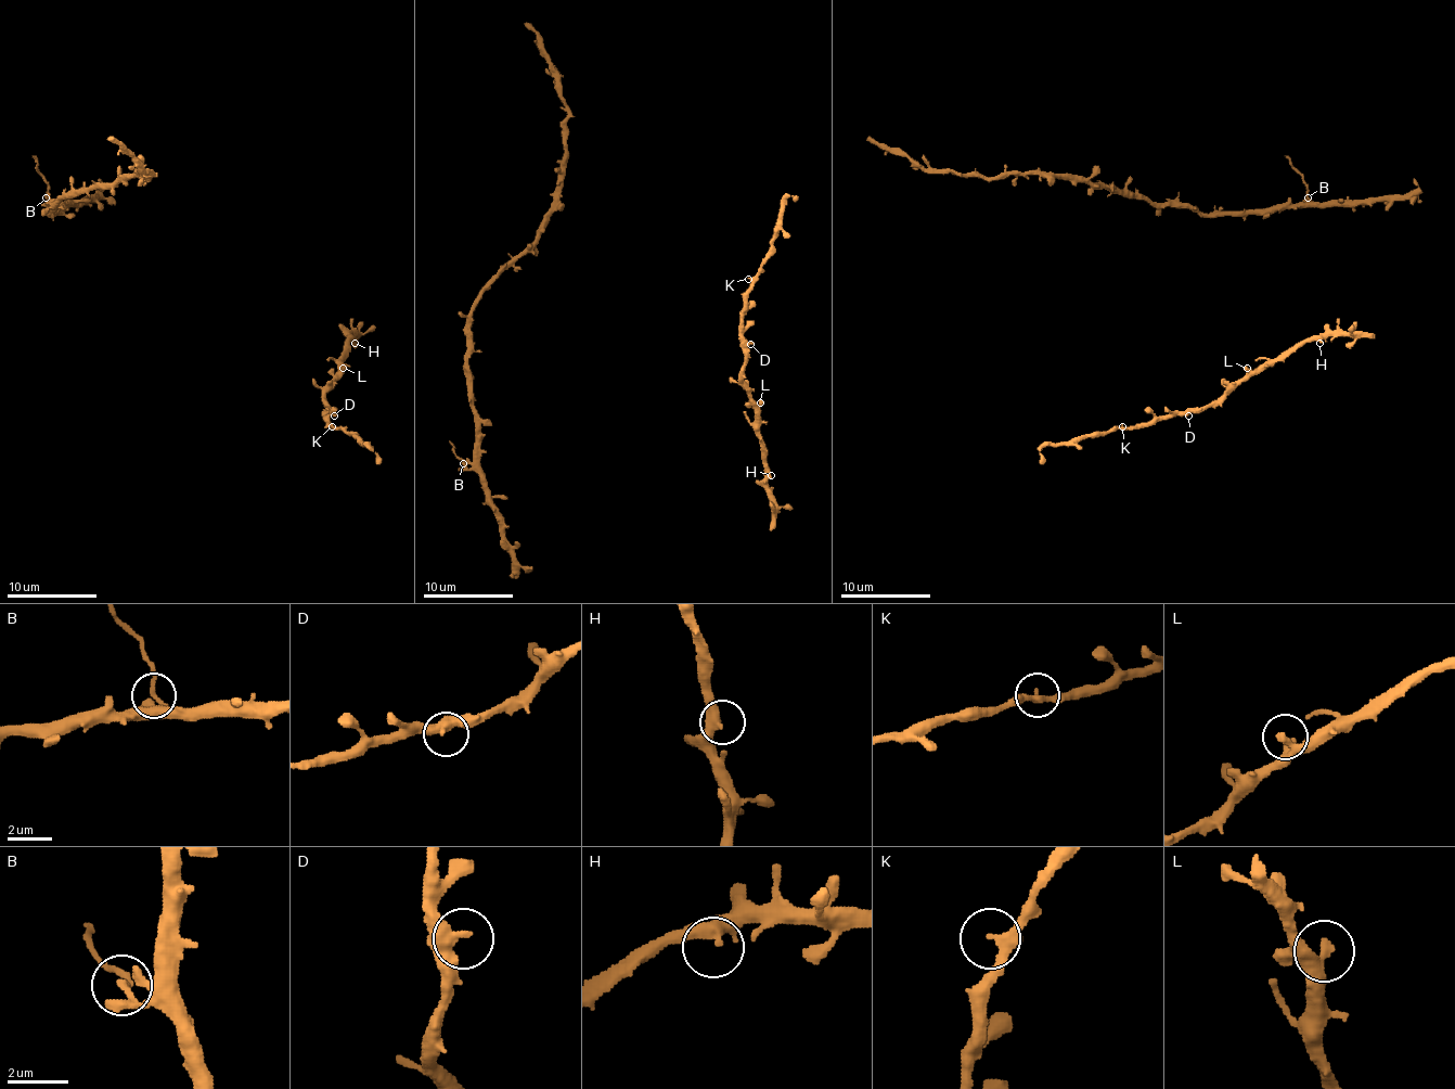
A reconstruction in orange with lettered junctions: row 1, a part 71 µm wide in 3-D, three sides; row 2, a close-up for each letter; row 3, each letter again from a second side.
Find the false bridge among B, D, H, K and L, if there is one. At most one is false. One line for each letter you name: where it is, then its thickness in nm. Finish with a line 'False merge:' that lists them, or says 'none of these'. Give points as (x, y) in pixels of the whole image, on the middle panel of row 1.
B: place (463, 463); calibre 170 nm
False merge: B

